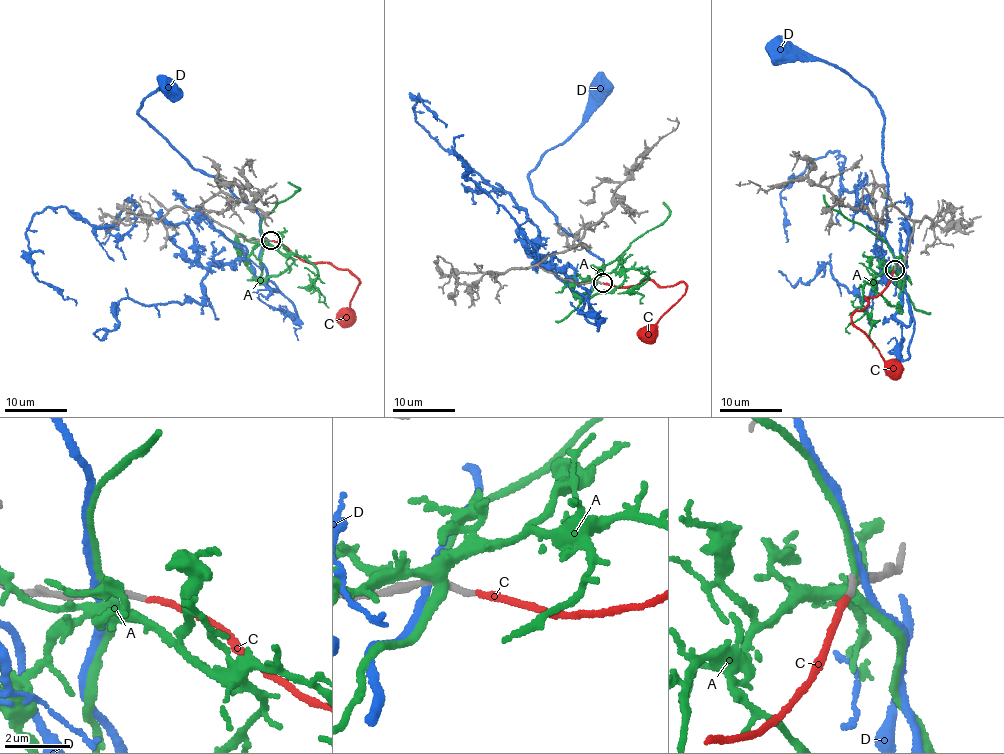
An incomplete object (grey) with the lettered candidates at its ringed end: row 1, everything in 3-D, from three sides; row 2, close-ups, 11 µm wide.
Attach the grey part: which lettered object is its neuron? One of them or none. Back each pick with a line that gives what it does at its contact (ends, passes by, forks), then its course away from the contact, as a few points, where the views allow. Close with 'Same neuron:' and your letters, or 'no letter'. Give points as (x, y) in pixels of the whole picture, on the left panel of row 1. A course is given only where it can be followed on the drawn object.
C: it ends | via (271, 241), (286, 247), (301, 260), (349, 270), (361, 283), (349, 302), (349, 310), (341, 313), (344, 321)
Same neuron: C

